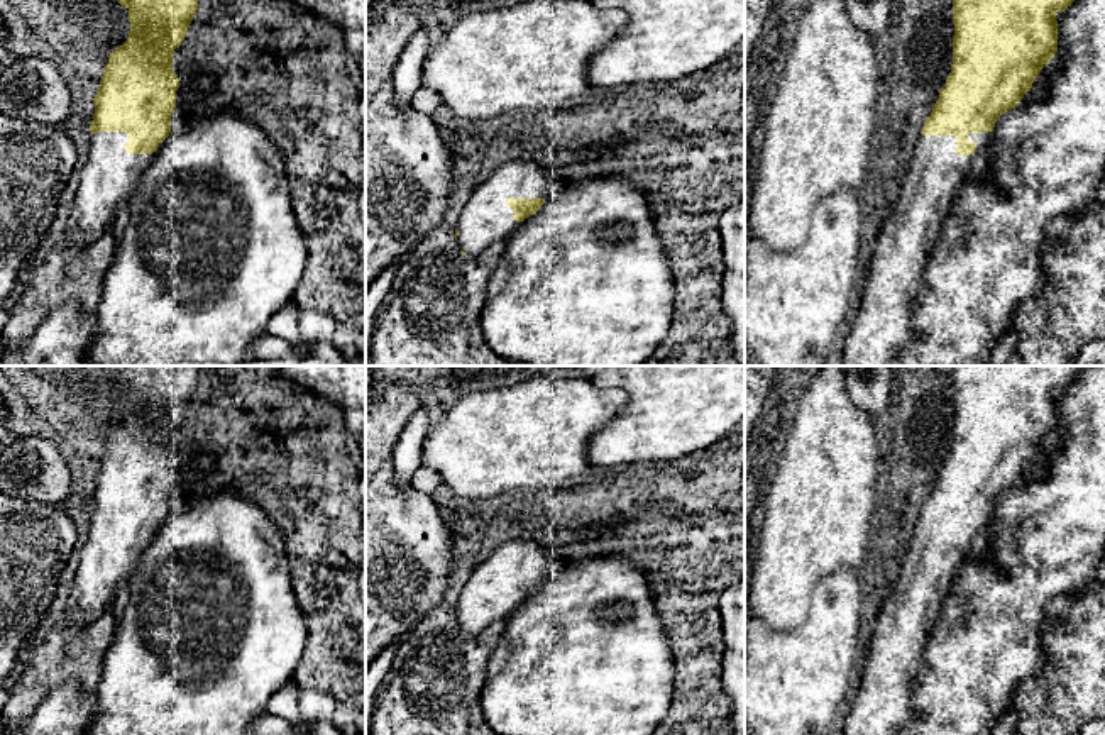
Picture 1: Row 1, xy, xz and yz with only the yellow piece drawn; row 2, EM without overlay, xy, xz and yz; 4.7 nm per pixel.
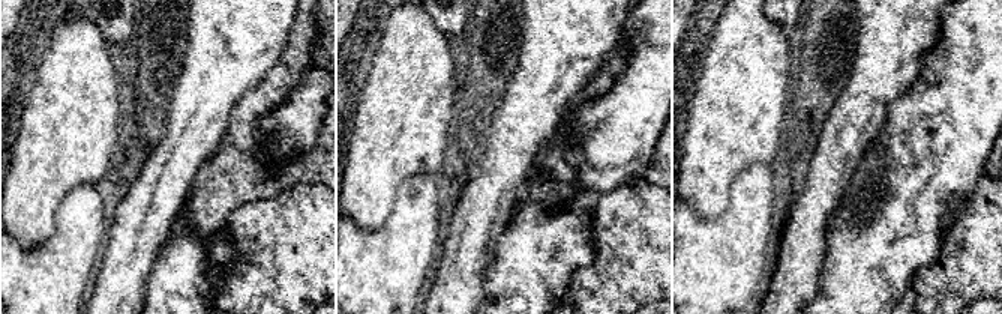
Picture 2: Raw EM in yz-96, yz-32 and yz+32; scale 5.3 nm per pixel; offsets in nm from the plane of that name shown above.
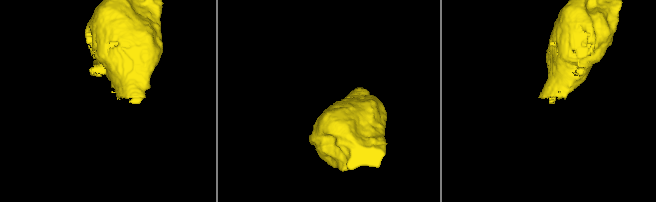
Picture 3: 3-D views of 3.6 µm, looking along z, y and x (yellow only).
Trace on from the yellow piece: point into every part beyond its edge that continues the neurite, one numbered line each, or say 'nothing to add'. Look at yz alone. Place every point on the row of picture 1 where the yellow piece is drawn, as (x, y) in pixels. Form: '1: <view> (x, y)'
1: yz (880, 329)

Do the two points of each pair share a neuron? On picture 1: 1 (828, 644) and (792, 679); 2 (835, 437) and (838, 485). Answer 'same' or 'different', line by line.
1: same
2: same

